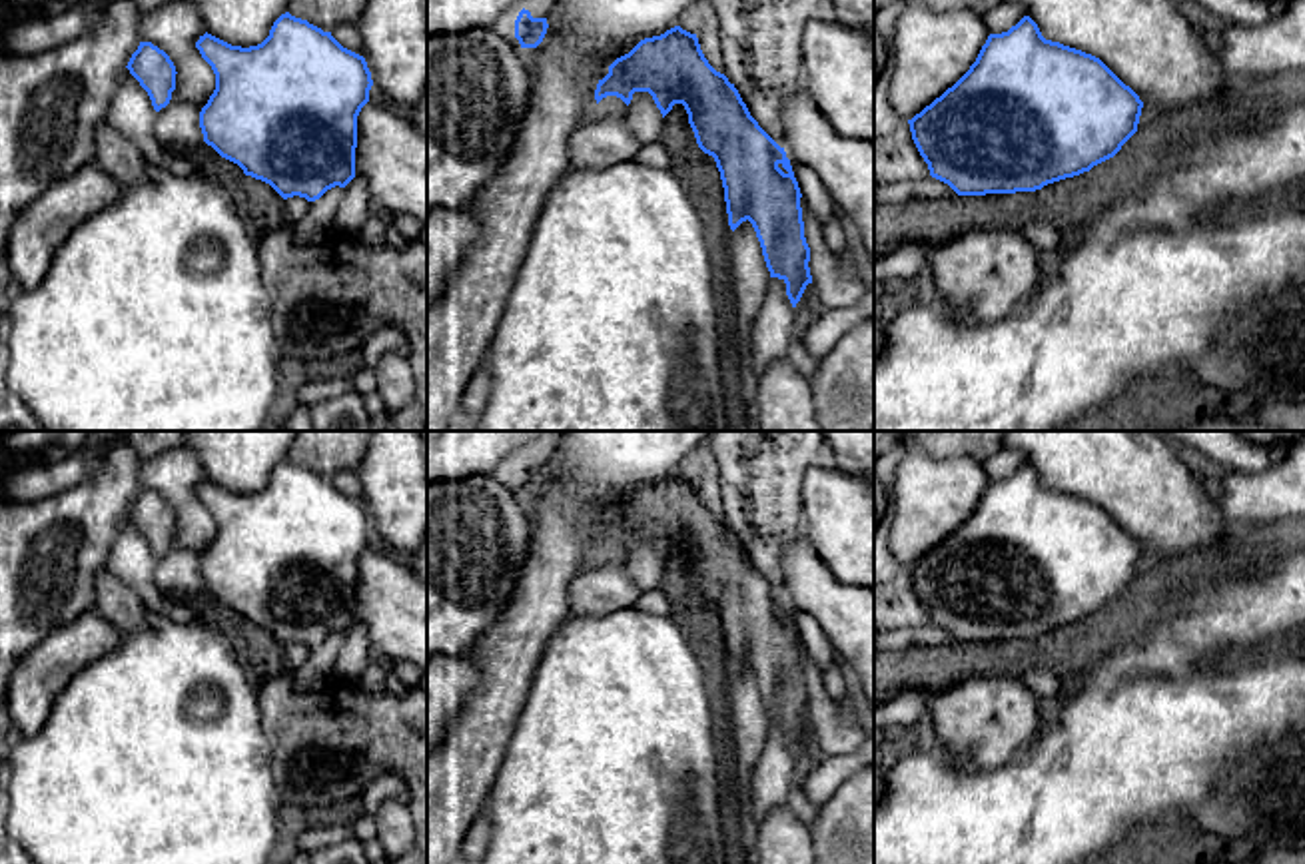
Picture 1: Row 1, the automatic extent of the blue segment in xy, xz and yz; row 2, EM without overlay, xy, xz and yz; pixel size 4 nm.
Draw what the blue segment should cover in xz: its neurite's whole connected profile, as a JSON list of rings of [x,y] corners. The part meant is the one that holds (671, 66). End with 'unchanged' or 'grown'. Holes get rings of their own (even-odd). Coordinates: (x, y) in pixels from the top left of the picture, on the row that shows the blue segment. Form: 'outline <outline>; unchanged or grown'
outline [[[680,26],[645,38],[629,54],[617,58],[609,74],[599,80],[595,100],[599,104],[607,96],[617,96],[629,106],[635,92],[649,92],[662,118],[674,104],[684,106],[698,148],[714,158],[720,172],[730,229],[734,231],[746,219],[752,223],[770,277],[786,283],[786,295],[796,307],[806,285],[812,283],[810,247],[804,237],[802,194],[784,148],[750,116],[734,84],[708,64],[696,34]]]; unchanged

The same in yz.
outline [[[1024,16],[1008,32],[990,34],[970,70],[908,124],[930,176],[958,196],[1016,194],[1042,190],[1113,158],[1137,132],[1141,108],[1139,96],[1099,58],[1046,40],[1038,24]]]; unchanged

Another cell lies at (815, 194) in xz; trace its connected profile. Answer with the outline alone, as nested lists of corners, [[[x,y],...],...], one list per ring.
[[[790,162],[794,178],[798,182],[802,200],[806,208],[826,223],[830,217],[842,217],[836,202],[832,200],[830,192],[822,184],[820,176],[800,162]]]

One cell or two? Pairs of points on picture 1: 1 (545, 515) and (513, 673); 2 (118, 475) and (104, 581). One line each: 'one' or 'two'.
1: one
2: two

